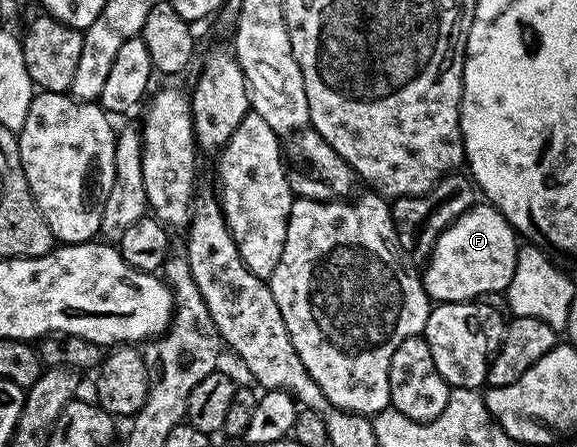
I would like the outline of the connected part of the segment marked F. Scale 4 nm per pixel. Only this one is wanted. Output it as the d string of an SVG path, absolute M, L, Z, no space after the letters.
M476 203L464 215L457 217L438 236L434 249L424 262L421 270L422 286L431 302L468 301L481 293L505 294L516 271L516 259L520 248L514 228L504 219L495 205Z

